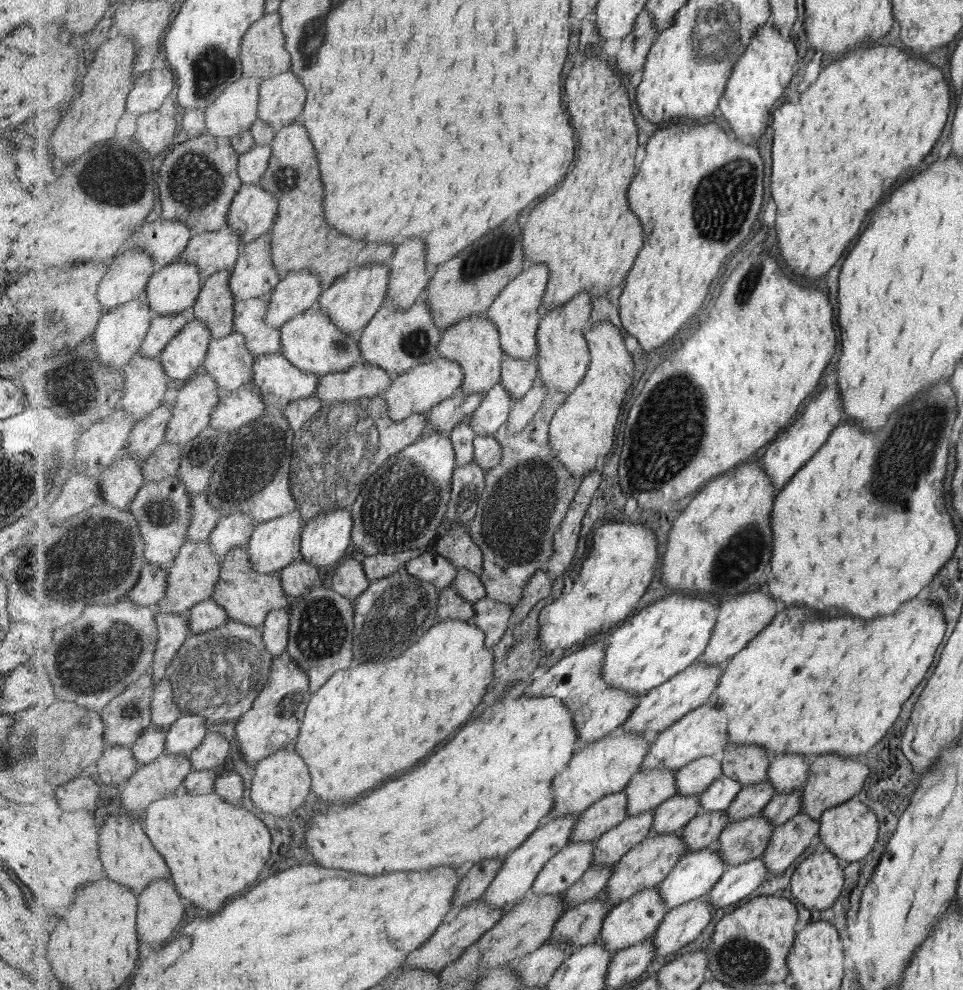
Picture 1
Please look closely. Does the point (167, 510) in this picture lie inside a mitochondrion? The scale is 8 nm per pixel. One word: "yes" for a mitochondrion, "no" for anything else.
yes

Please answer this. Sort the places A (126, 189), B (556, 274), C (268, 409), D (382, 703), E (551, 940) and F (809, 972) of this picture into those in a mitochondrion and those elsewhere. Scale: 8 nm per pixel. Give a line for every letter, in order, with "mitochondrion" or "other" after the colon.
A: mitochondrion
B: other
C: other
D: other
E: other
F: other

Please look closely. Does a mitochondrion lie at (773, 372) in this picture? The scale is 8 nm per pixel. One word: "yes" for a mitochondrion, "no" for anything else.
no

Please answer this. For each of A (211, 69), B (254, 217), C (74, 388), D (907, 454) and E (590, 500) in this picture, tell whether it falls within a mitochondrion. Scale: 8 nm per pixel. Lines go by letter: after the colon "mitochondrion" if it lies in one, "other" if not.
A: mitochondrion
B: other
C: mitochondrion
D: mitochondrion
E: other

